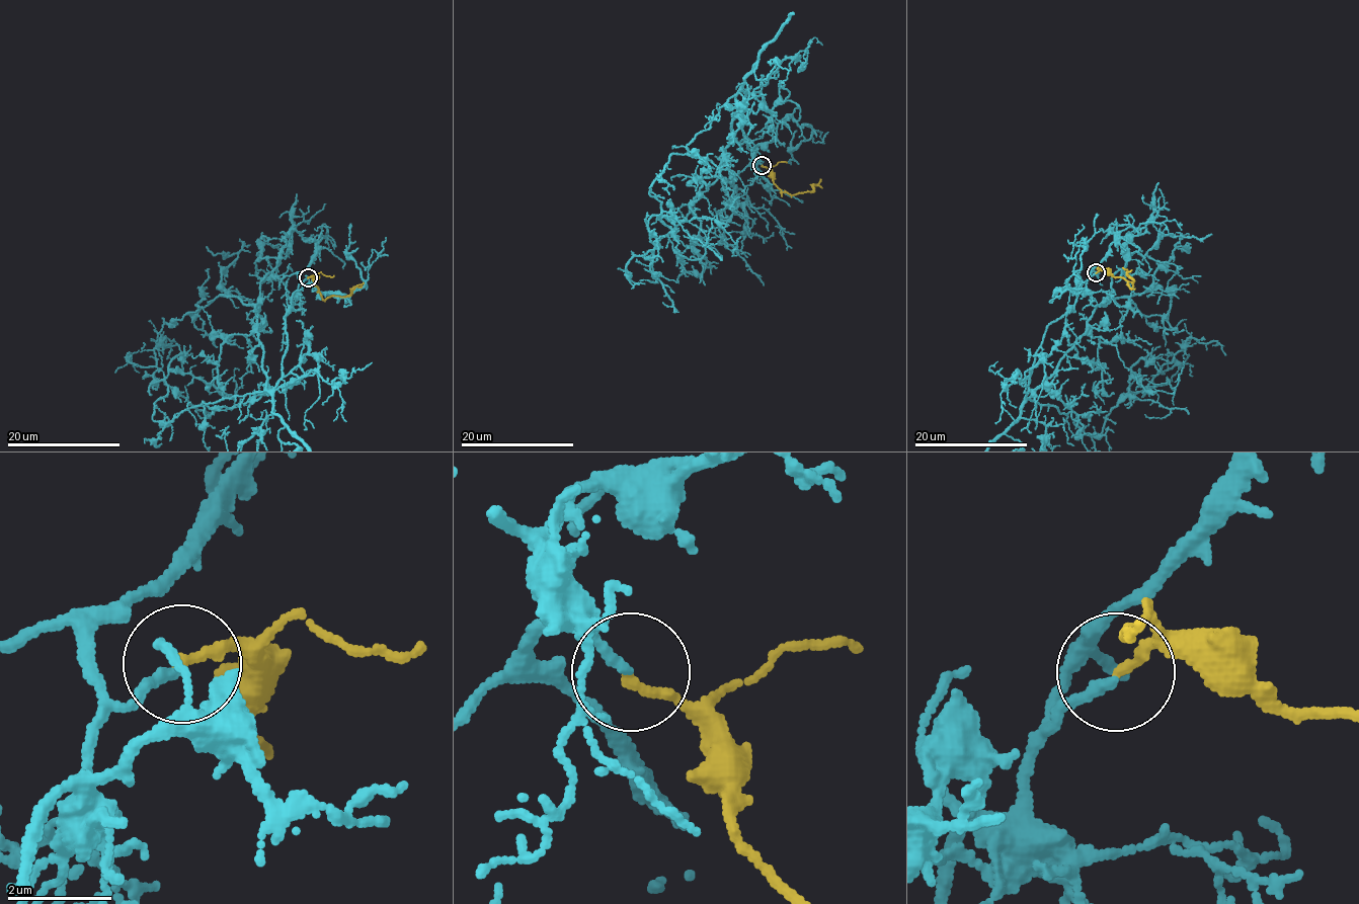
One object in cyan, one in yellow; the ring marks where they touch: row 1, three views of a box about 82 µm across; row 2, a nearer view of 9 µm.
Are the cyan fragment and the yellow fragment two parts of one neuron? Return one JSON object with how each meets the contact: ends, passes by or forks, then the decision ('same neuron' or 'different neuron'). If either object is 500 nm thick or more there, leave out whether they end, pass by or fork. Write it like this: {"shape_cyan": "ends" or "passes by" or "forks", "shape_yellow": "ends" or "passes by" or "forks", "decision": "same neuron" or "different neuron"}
{"shape_cyan": "ends", "shape_yellow": "ends", "decision": "same neuron"}

